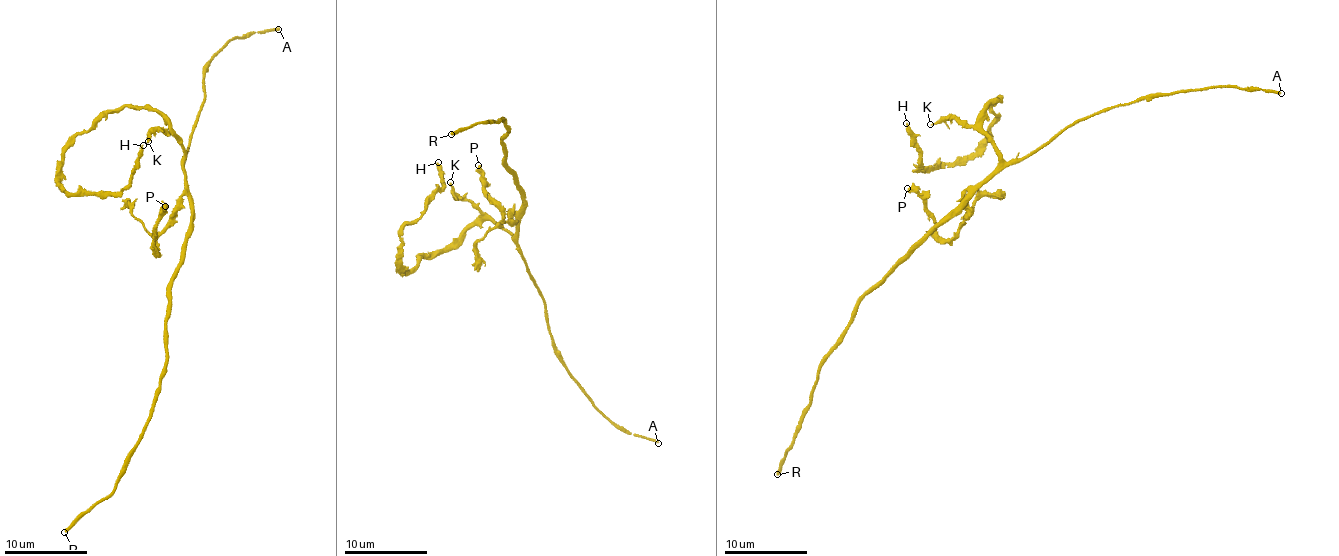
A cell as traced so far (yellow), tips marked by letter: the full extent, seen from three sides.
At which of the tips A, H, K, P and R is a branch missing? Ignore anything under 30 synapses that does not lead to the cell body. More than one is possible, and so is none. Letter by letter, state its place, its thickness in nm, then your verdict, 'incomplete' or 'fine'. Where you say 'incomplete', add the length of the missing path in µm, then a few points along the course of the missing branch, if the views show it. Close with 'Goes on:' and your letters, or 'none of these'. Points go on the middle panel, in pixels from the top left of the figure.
A: place (658, 443); calibre 200 nm; incomplete; missing 90 µm
H: place (438, 162); calibre 200 nm; fine
K: place (450, 182); calibre 130 nm; fine
P: place (478, 165); calibre 460 nm; fine
R: place (451, 134); calibre 280 nm; fine
Goes on: A

